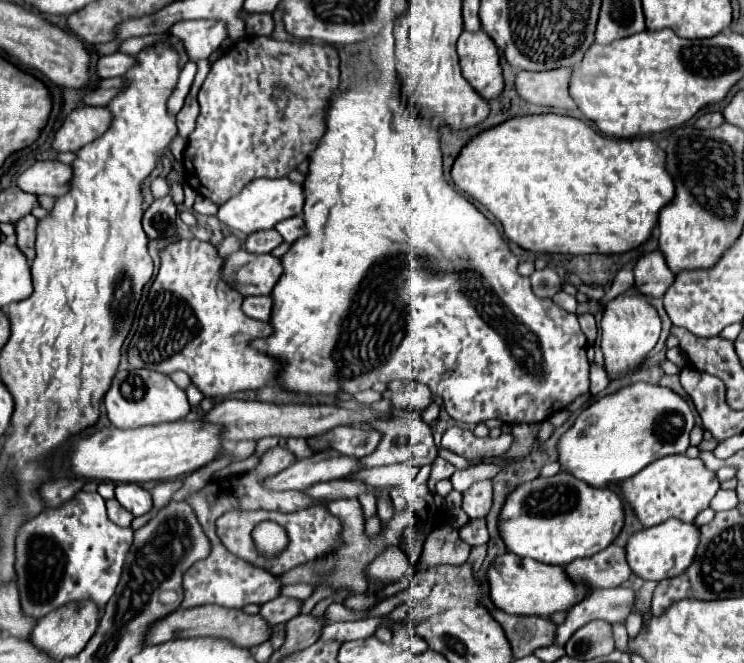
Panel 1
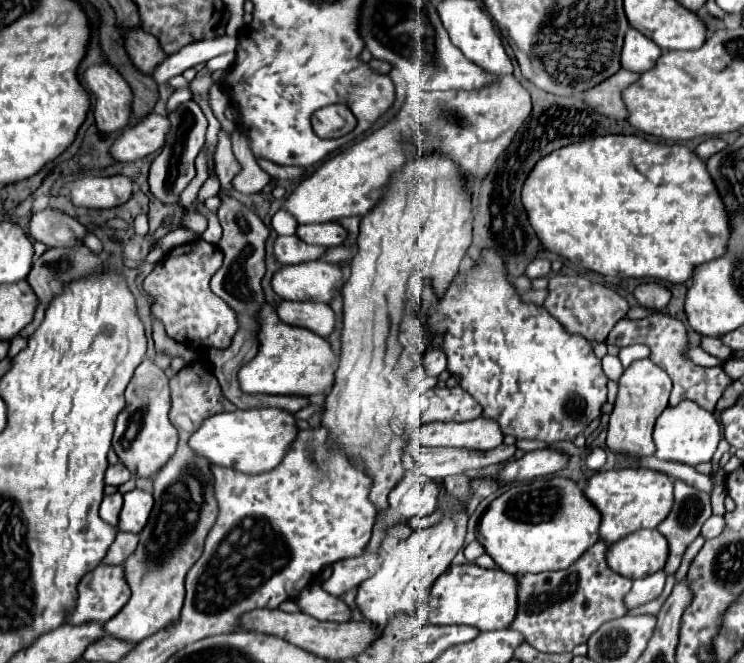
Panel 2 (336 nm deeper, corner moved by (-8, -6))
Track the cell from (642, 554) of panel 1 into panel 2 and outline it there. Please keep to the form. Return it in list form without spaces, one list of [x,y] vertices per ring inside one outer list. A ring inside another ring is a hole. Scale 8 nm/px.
[[[639,530],[609,546],[607,564],[613,572],[637,580],[661,570],[667,552],[667,540],[657,530]]]

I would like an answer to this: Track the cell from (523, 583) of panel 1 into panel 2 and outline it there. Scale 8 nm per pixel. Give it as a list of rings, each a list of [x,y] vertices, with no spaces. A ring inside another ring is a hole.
[[[475,564],[449,566],[441,578],[433,584],[433,594],[429,594],[429,624],[449,626],[467,624],[481,632],[509,628],[517,614],[517,580],[507,572],[495,568],[485,570]]]

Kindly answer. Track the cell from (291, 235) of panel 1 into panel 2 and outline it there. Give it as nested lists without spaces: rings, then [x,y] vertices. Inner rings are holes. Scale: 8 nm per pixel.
[[[325,222],[325,224],[301,224],[297,226],[297,232],[295,232],[303,242],[309,242],[309,244],[319,244],[319,246],[327,246],[327,248],[333,248],[333,246],[339,246],[347,240],[349,232],[337,224],[337,222]]]

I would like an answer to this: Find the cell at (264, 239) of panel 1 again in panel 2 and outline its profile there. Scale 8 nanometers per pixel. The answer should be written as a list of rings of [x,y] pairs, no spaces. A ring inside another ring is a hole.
[[[279,236],[275,240],[275,256],[281,264],[301,264],[309,260],[319,260],[327,248],[313,246],[307,242],[301,242],[301,238],[293,236]]]

